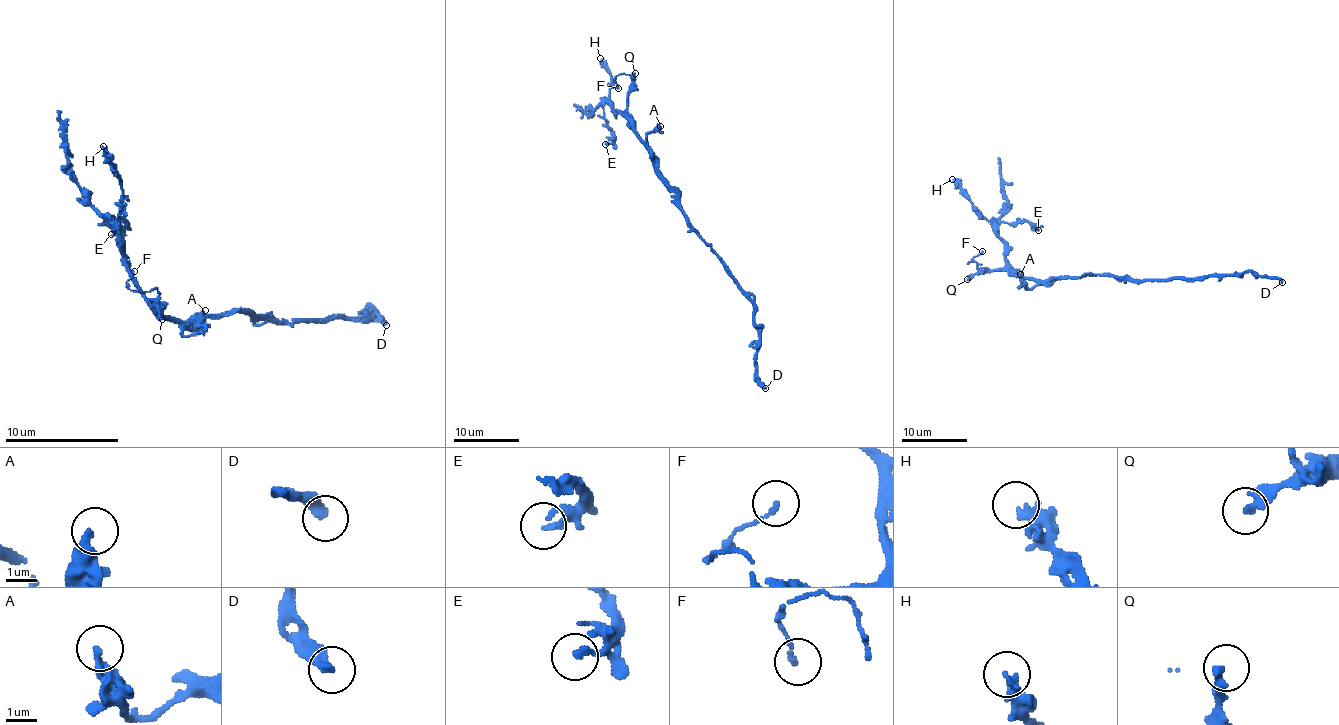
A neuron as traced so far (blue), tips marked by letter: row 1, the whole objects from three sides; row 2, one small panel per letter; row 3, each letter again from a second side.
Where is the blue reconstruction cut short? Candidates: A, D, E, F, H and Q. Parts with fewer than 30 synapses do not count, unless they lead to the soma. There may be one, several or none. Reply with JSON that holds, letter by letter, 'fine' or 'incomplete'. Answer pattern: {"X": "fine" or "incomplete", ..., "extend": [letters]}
{"A": "fine", "D": "fine", "E": "fine", "F": "fine", "H": "fine", "Q": "fine", "extend": []}

